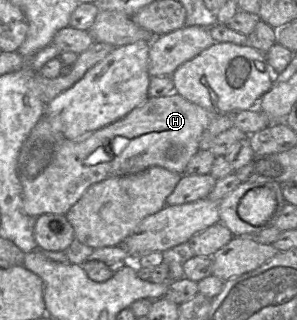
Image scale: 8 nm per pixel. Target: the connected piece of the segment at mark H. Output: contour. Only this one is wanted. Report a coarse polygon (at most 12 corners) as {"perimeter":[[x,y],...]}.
{"perimeter":[[148,97],[82,139],[45,112],[17,160],[23,209],[65,215],[91,185],[180,175],[219,114]]}

